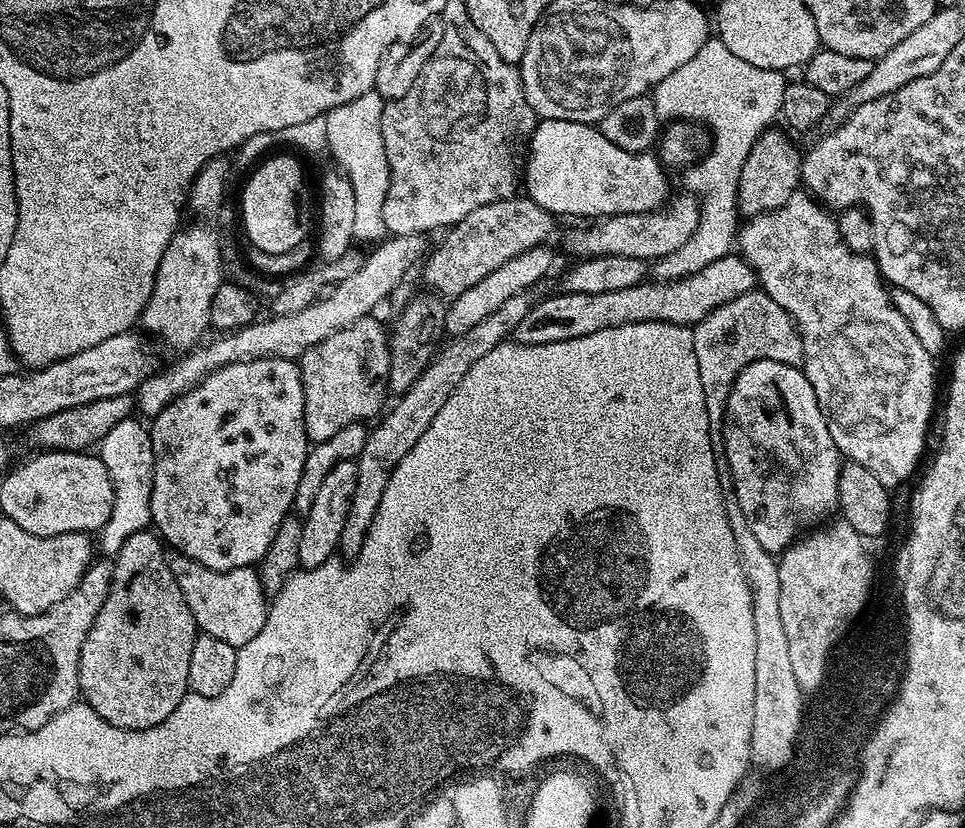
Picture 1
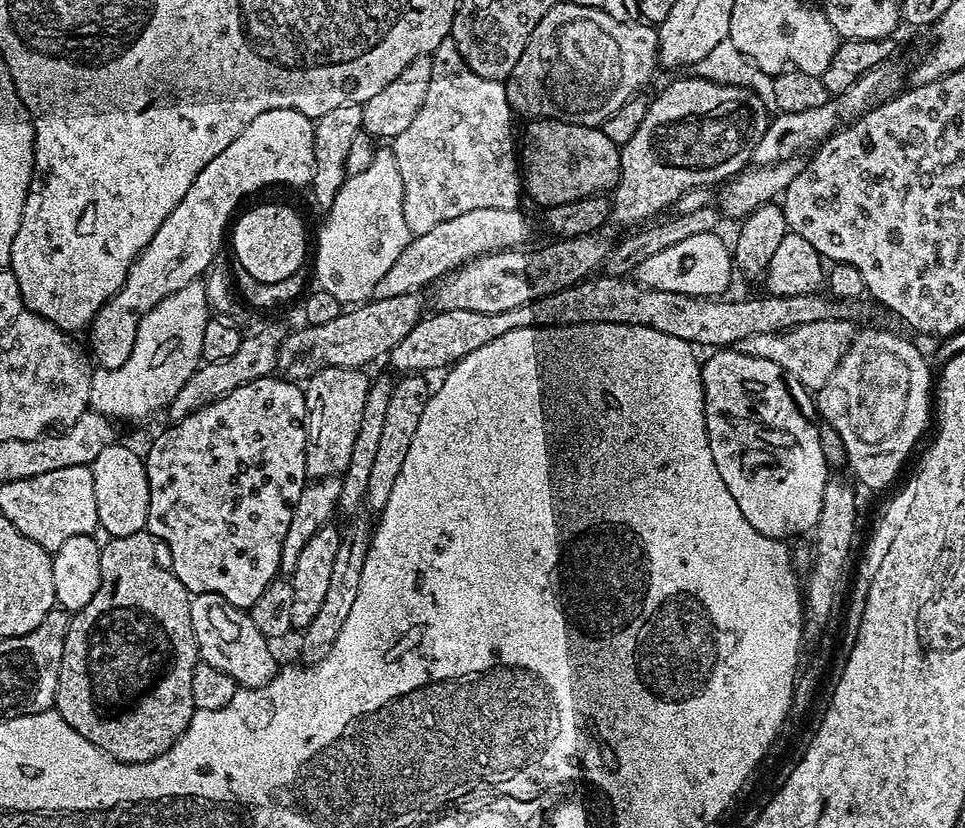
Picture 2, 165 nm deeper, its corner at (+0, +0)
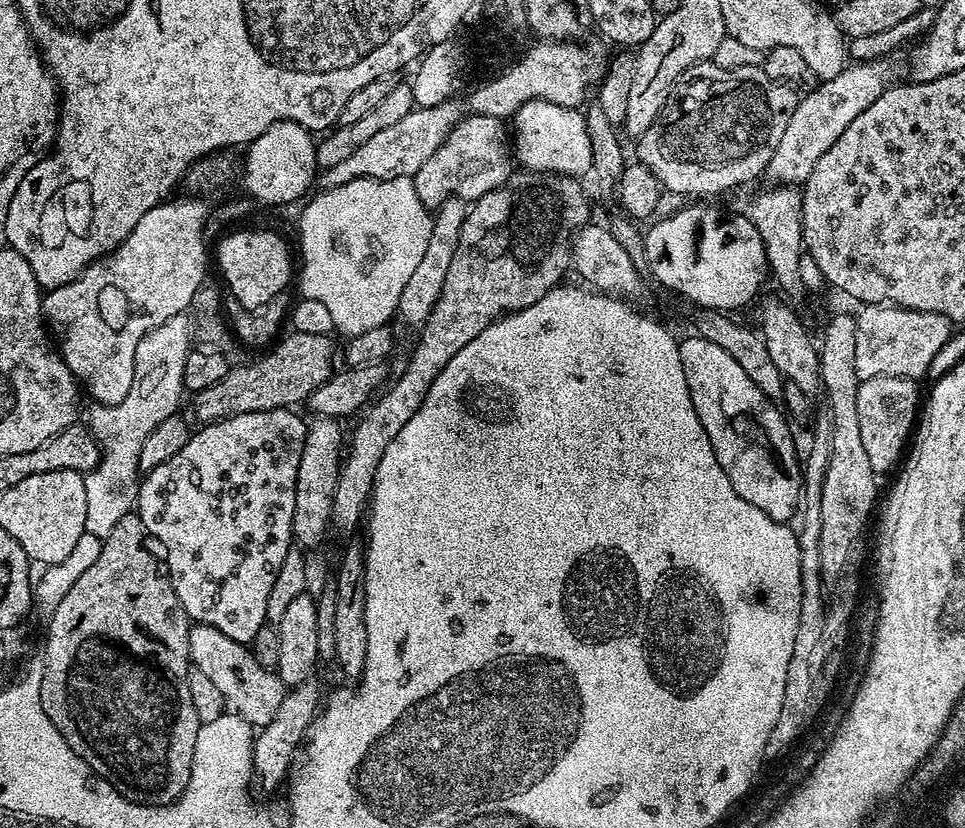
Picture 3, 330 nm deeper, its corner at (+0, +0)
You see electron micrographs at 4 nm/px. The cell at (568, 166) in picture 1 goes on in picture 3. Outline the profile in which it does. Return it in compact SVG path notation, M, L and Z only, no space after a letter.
M531 100L511 117L514 152L530 172L554 172L557 176L583 177L591 166L591 144L587 133L585 113L580 108L558 106L545 100Z

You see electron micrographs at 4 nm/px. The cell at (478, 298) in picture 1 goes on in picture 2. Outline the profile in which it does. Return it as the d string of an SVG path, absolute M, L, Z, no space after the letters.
M691 78L692 80L676 80L673 84L668 84L654 99L649 103L646 110L646 118L642 118L642 126L638 126L634 138L630 138L630 142L626 142L620 148L620 178L615 185L614 193L610 200L610 220L614 224L636 224L632 226L640 226L645 222L651 221L653 218L659 217L659 212L663 208L671 209L675 205L676 200L682 194L689 192L691 188L703 188L705 186L719 185L721 182L727 182L740 175L753 163L752 155L755 147L758 146L759 140L762 138L768 123L770 121L770 113L768 114L765 101L756 96L748 88L739 88L733 84L715 84L713 80L705 80L703 78Z

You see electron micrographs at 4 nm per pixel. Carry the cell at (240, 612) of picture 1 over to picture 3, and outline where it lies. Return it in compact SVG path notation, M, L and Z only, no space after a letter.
M193 623L190 627L190 664L214 681L225 705L253 729L259 730L274 722L274 714L278 714L278 706L282 706L286 685L273 669L260 665L249 645L226 638L222 630L214 630L209 624Z

